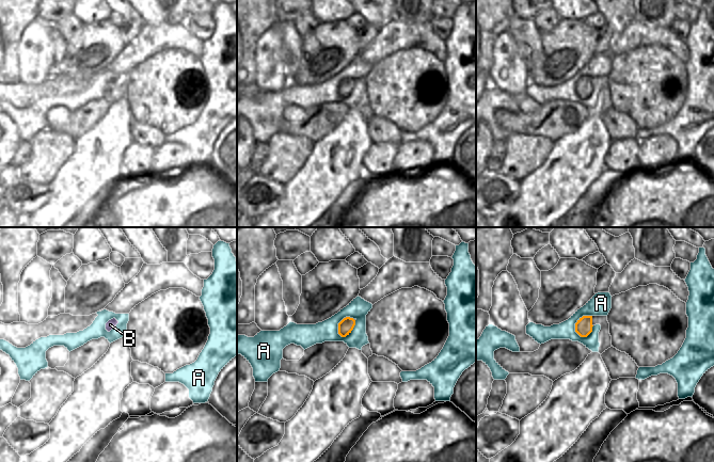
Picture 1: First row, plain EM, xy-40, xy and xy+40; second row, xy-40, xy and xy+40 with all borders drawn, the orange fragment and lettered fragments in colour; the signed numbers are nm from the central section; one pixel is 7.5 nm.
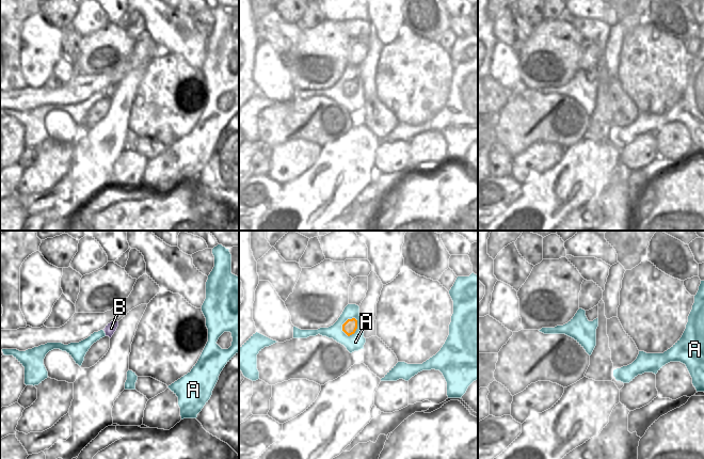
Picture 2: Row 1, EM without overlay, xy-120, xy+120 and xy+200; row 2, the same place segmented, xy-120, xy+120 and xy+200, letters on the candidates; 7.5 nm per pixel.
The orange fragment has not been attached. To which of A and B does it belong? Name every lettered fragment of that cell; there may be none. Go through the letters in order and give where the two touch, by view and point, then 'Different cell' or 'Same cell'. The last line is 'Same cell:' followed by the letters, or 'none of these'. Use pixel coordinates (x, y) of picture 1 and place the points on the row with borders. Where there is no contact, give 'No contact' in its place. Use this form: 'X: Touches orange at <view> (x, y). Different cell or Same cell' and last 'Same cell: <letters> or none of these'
A: Touches orange at xy (352, 329). Different cell
B: No contact. Same cell
Same cell: B

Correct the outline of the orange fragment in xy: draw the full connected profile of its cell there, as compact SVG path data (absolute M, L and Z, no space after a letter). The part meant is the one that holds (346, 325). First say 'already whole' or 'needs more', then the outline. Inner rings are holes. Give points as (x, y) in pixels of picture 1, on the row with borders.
already whole; M350 317L344 318L339 323L338 323L338 334L342 337L346 337L351 333L355 325L355 320Z

